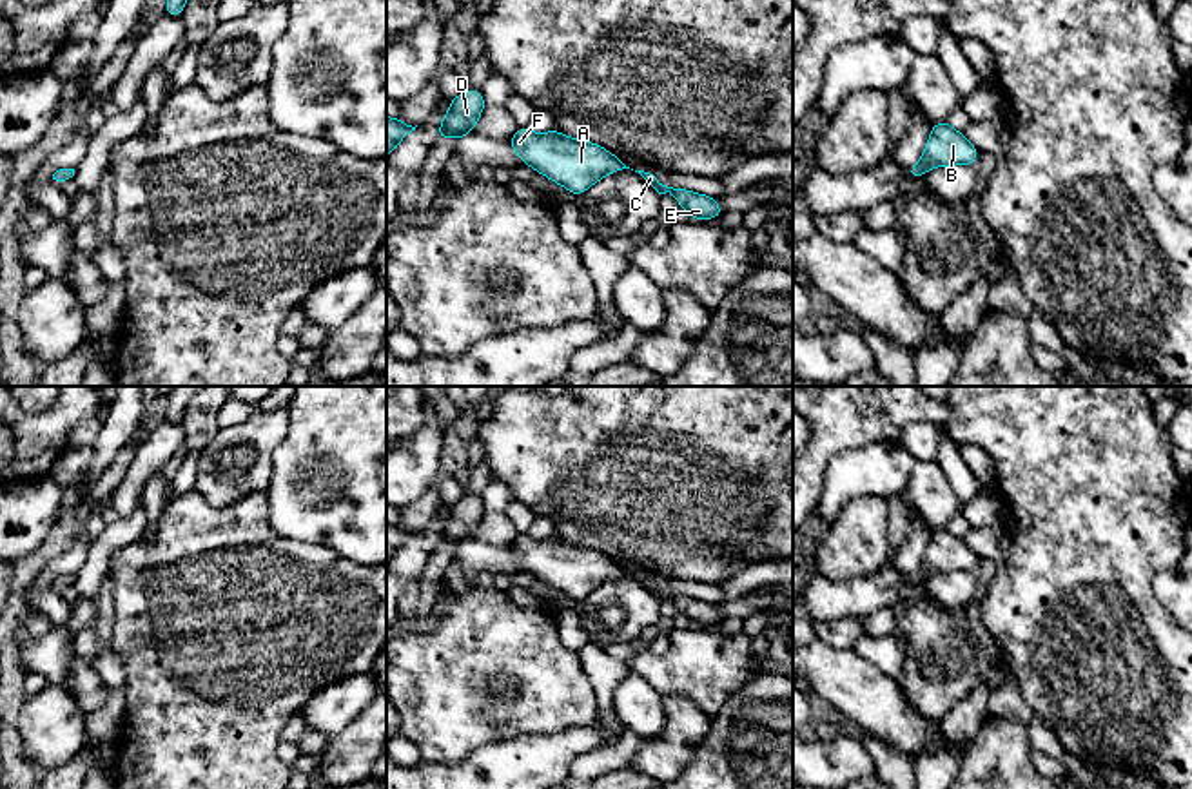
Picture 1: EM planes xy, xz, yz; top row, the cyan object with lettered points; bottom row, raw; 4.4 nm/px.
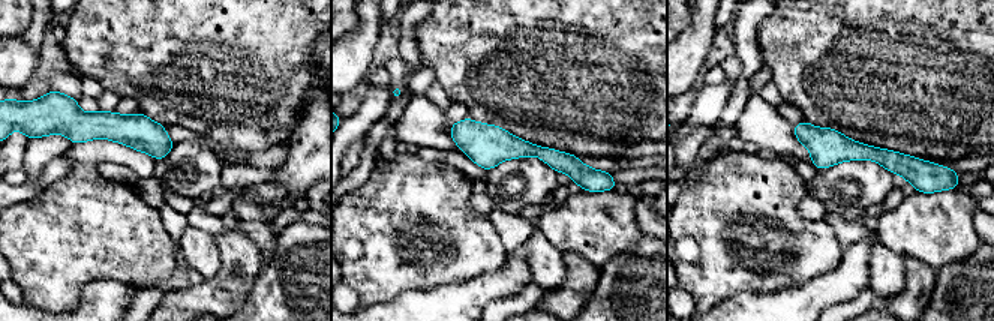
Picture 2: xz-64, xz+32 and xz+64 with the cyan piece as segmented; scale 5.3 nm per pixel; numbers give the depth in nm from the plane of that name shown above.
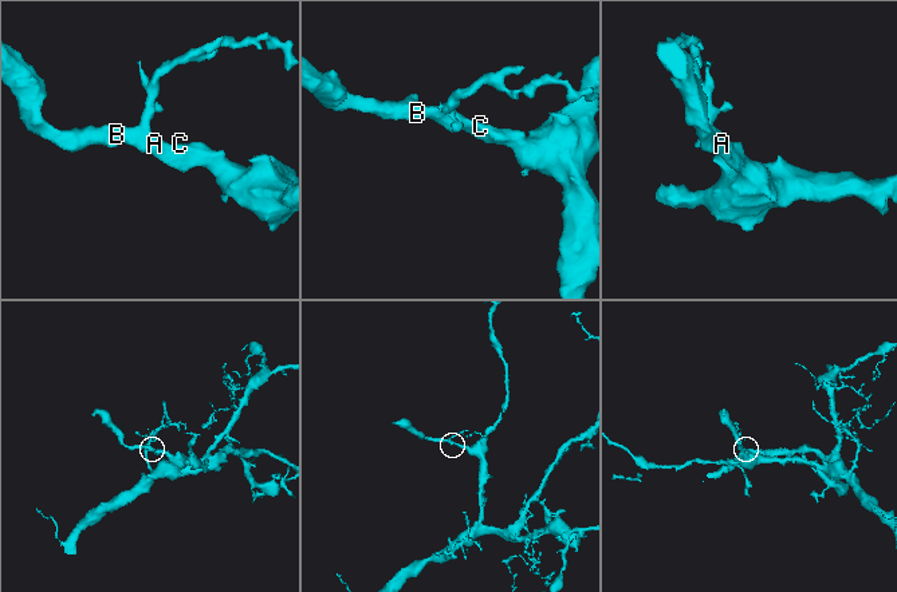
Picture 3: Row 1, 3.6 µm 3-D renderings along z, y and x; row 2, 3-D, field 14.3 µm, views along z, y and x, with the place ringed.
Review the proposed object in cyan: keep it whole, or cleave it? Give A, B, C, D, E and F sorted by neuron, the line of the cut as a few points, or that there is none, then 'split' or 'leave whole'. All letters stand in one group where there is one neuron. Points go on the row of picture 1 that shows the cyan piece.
A B C D E F; no cut; leave whole

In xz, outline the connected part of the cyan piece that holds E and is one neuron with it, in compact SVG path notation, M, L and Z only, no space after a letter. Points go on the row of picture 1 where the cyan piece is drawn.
M644 170L635 172L639 172L659 194L673 194L680 209L684 209L693 219L715 219L724 212L717 200L711 196L702 196L699 192L664 185L653 174Z

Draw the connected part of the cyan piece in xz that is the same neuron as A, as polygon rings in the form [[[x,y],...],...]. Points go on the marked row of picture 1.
[[[526,125],[510,138],[510,147],[535,172],[581,196],[601,178],[626,167],[619,156],[586,140],[568,138],[557,129],[544,134],[532,132]]]

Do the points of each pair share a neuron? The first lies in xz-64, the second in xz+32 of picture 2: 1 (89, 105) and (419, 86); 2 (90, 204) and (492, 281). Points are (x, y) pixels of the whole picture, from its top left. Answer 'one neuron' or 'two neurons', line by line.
1: two neurons
2: two neurons

